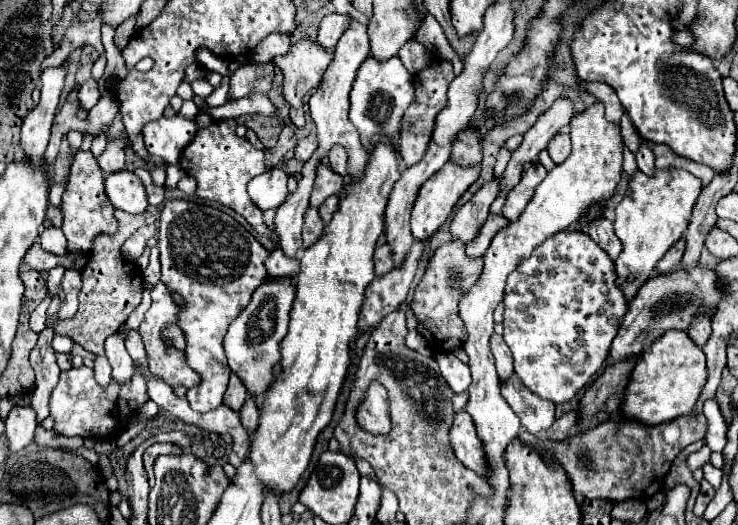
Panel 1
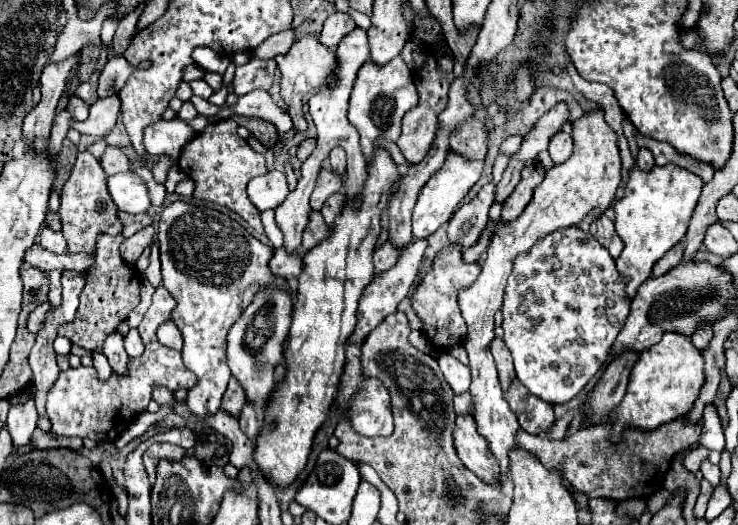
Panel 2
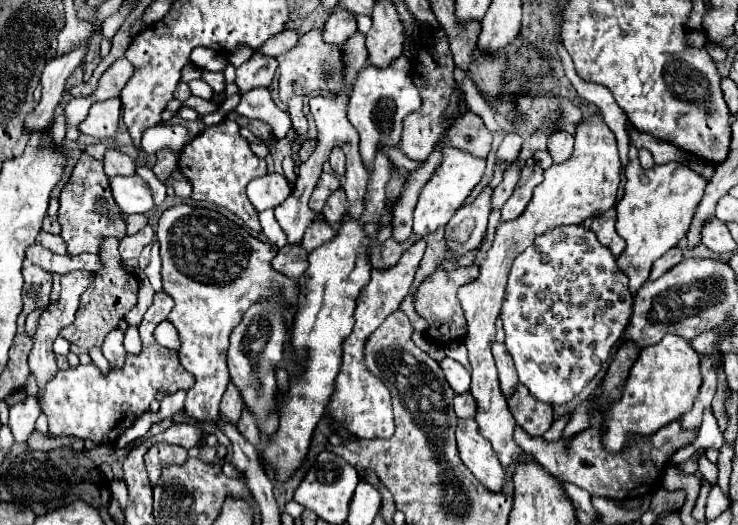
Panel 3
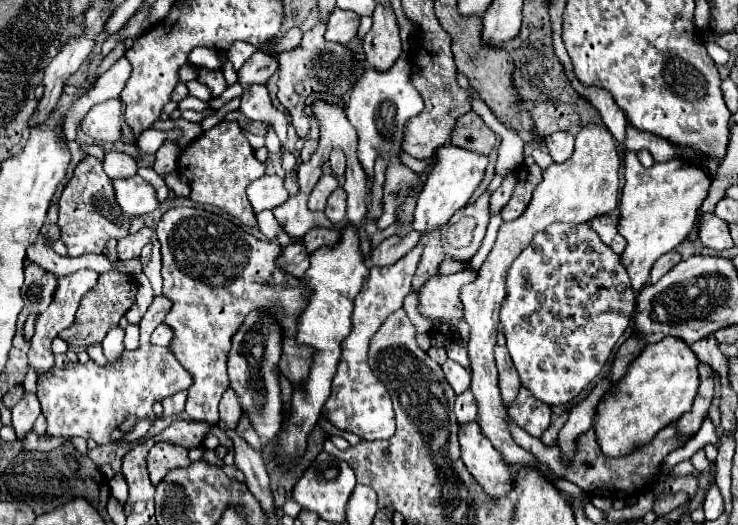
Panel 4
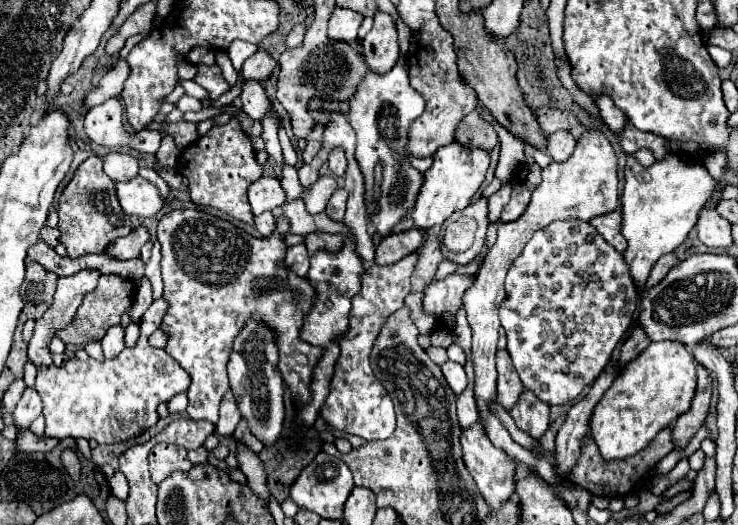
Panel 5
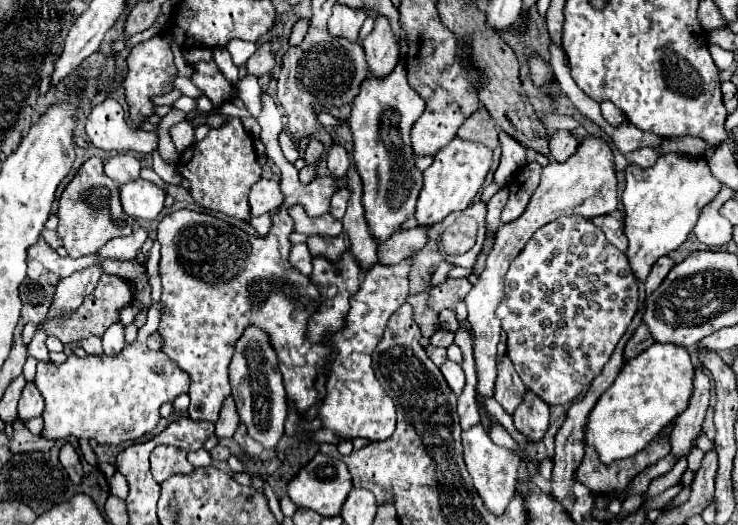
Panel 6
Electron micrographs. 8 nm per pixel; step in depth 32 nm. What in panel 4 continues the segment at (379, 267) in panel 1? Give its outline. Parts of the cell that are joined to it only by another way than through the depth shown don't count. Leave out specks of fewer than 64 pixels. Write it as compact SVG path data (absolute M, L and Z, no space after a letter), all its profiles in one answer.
M410 232L410 236L404 236L404 238L390 236L378 248L376 246L372 248L372 264L374 266L392 266L410 248L414 248L414 244L418 244L418 232Z

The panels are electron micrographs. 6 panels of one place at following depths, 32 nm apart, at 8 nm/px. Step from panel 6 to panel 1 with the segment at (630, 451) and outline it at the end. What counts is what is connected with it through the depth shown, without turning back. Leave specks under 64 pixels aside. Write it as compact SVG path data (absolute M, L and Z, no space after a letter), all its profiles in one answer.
M668 330L646 350L638 364L632 370L622 414L642 424L660 424L670 422L686 412L694 410L694 404L700 398L700 392L708 380L706 372L706 356L702 348L694 344L694 340L682 330Z

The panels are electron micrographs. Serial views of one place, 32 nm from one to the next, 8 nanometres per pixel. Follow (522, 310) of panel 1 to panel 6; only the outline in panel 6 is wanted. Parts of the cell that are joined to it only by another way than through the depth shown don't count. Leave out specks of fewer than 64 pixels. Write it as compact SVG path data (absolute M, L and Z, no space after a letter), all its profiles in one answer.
M564 216L534 232L524 250L514 258L506 274L506 296L498 306L498 318L508 334L508 356L524 386L546 404L570 404L586 390L610 360L638 310L638 282L624 252L618 252L598 232L592 220Z

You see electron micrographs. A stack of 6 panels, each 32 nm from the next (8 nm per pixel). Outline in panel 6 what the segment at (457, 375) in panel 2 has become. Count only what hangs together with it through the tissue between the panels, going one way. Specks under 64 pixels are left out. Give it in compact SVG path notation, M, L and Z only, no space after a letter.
M444 362L442 366L440 366L440 370L442 370L442 374L444 374L444 378L446 378L446 382L448 382L448 386L454 390L454 394L458 396L460 392L462 392L462 388L464 388L464 384L466 384L466 380L464 380L464 370L462 370L462 366L460 364L456 364L456 362Z

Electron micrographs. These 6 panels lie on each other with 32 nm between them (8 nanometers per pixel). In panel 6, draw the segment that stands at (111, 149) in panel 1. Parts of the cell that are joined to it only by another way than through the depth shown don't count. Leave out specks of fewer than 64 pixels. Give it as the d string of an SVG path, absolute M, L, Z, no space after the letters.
M110 154L104 160L104 172L118 184L136 180L140 174L140 162L130 154Z

